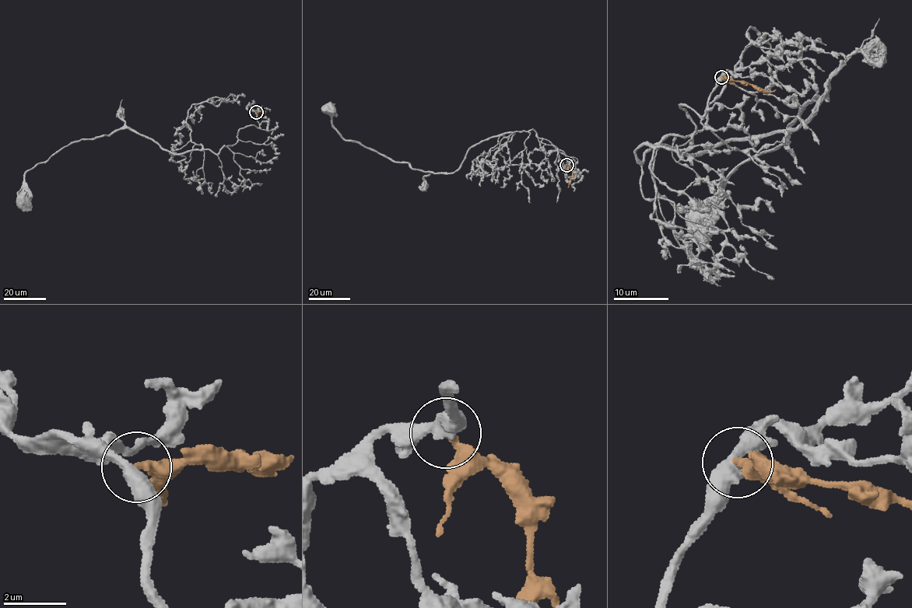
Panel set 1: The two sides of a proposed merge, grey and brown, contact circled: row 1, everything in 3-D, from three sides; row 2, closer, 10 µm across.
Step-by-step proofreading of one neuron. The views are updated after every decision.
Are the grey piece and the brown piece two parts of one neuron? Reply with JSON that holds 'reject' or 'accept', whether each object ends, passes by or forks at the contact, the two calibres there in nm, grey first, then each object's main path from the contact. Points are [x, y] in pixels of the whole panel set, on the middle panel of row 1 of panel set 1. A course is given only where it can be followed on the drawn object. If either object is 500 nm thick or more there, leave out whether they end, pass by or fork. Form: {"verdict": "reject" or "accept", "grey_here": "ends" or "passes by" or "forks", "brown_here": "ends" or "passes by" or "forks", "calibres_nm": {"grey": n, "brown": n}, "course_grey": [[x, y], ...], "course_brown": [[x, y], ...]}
{"verdict": "accept", "grey_here": "passes by", "brown_here": "ends", "calibres_nm": {"grey": 440, "brown": 300}, "course_grey": [[566, 165], [561, 150], [543, 151], [533, 129], [481, 141], [454, 172], [416, 169], [344, 138], [328, 109]], "course_brown": [[566, 165], [572, 172], [567, 187]]}

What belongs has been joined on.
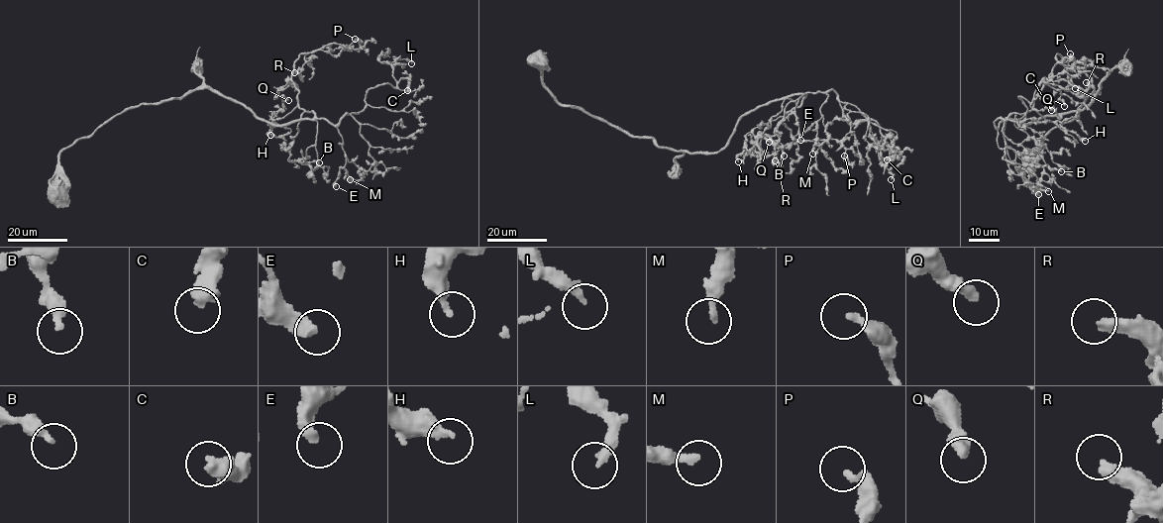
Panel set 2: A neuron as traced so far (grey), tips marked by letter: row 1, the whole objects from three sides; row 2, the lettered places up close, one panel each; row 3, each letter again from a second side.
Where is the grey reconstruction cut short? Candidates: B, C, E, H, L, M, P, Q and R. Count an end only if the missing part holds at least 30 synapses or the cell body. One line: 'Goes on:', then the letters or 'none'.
Goes on: E

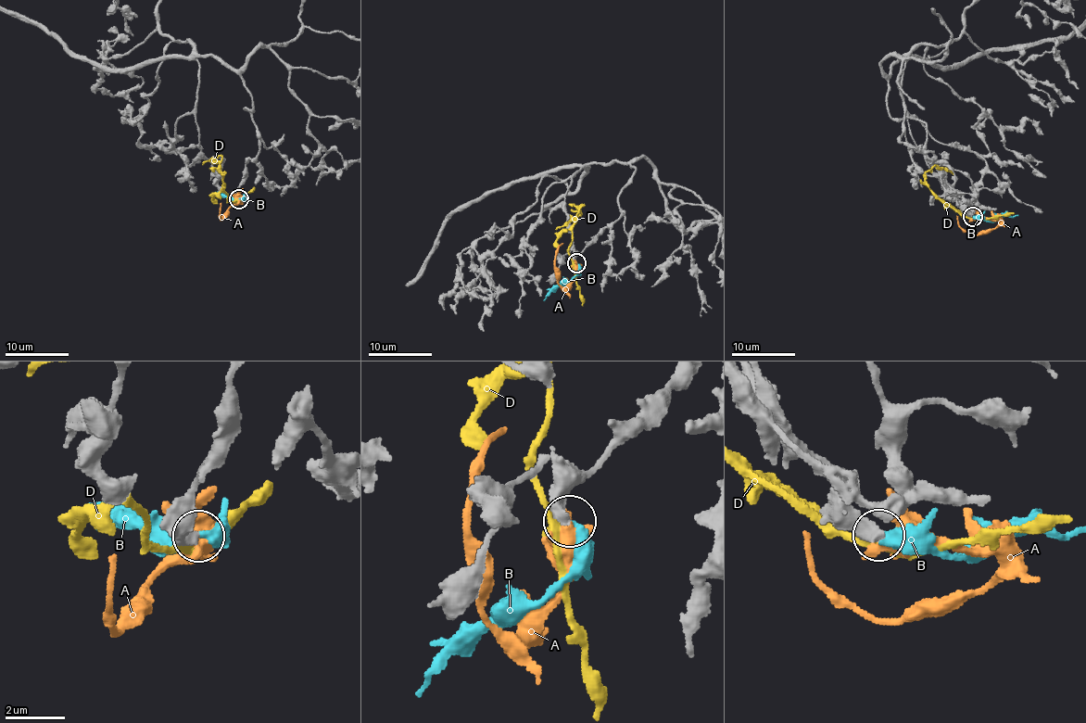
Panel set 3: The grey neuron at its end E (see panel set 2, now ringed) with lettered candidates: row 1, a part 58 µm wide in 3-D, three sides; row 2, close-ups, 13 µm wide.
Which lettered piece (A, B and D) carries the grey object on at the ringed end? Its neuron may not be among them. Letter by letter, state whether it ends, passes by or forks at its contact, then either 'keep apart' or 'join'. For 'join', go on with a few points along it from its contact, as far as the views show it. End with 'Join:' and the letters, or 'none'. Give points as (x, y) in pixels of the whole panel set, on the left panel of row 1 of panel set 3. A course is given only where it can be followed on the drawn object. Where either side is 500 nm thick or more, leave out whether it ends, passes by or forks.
A: keep apart
B: it ends; join; course (239, 199), (229, 201), (216, 195)
D: keep apart
Join: B

